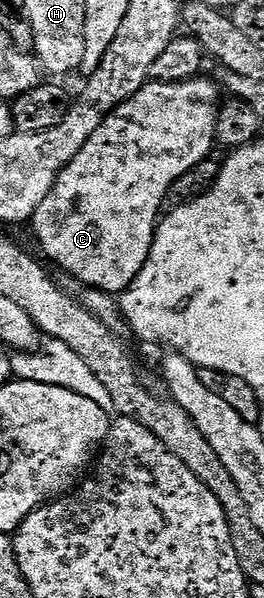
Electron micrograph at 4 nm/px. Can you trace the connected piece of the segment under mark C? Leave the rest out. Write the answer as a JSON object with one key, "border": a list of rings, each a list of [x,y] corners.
{"border":[[[199,75],[192,81],[168,83],[167,85],[159,81],[150,81],[143,85],[140,91],[136,91],[136,95],[132,95],[132,99],[128,99],[124,103],[117,105],[104,119],[104,123],[100,123],[100,127],[96,127],[96,131],[92,131],[92,139],[88,139],[88,143],[84,143],[84,147],[80,147],[80,151],[64,167],[64,171],[60,171],[60,175],[56,179],[52,191],[46,196],[44,203],[40,203],[40,207],[36,207],[32,218],[34,237],[38,240],[39,247],[42,248],[43,254],[41,253],[41,256],[51,266],[53,266],[52,264],[59,265],[63,269],[61,271],[63,274],[73,277],[75,281],[79,281],[82,285],[91,285],[93,289],[99,289],[105,293],[115,295],[122,294],[134,282],[136,275],[140,275],[140,271],[148,259],[150,248],[154,242],[154,230],[158,228],[160,214],[163,212],[162,204],[165,203],[166,196],[169,195],[174,181],[180,180],[185,173],[192,172],[209,155],[210,148],[215,148],[216,145],[218,111],[220,108],[220,96],[218,97],[218,93],[220,94],[220,89],[214,81],[213,83],[205,81],[204,78],[205,76]]]}

